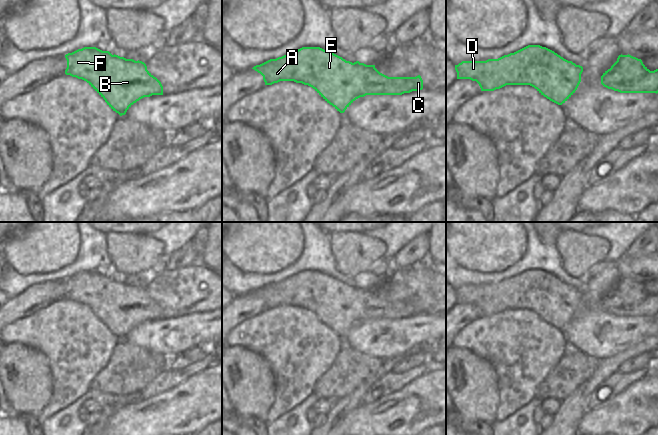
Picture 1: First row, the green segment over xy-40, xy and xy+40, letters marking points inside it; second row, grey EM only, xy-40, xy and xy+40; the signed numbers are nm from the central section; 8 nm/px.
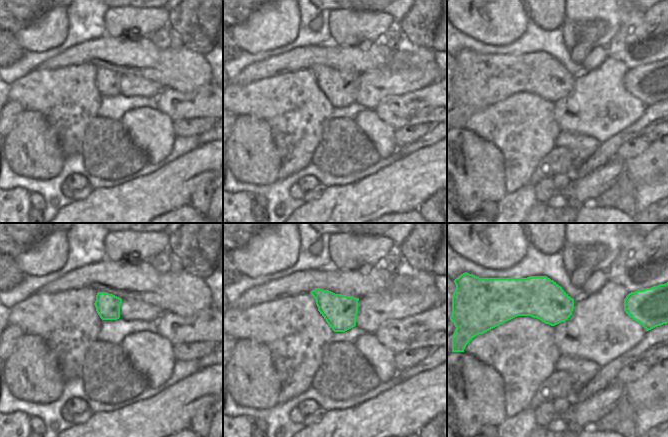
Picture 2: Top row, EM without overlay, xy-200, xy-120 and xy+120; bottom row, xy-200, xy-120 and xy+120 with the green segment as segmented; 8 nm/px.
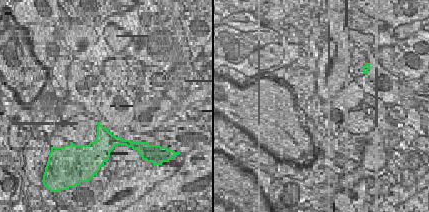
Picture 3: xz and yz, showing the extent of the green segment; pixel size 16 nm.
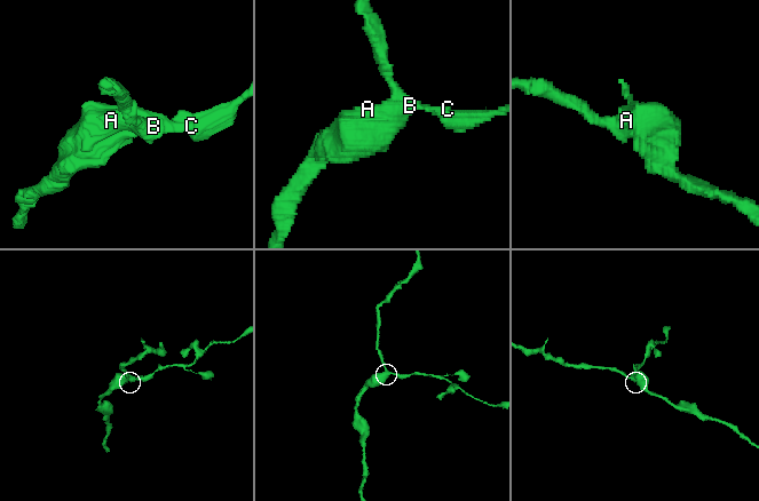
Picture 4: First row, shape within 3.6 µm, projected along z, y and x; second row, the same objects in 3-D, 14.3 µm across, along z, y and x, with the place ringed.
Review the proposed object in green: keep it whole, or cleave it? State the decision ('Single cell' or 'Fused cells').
Single cell.

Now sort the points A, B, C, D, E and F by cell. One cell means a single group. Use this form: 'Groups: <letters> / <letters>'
Groups: A B C D E F.

